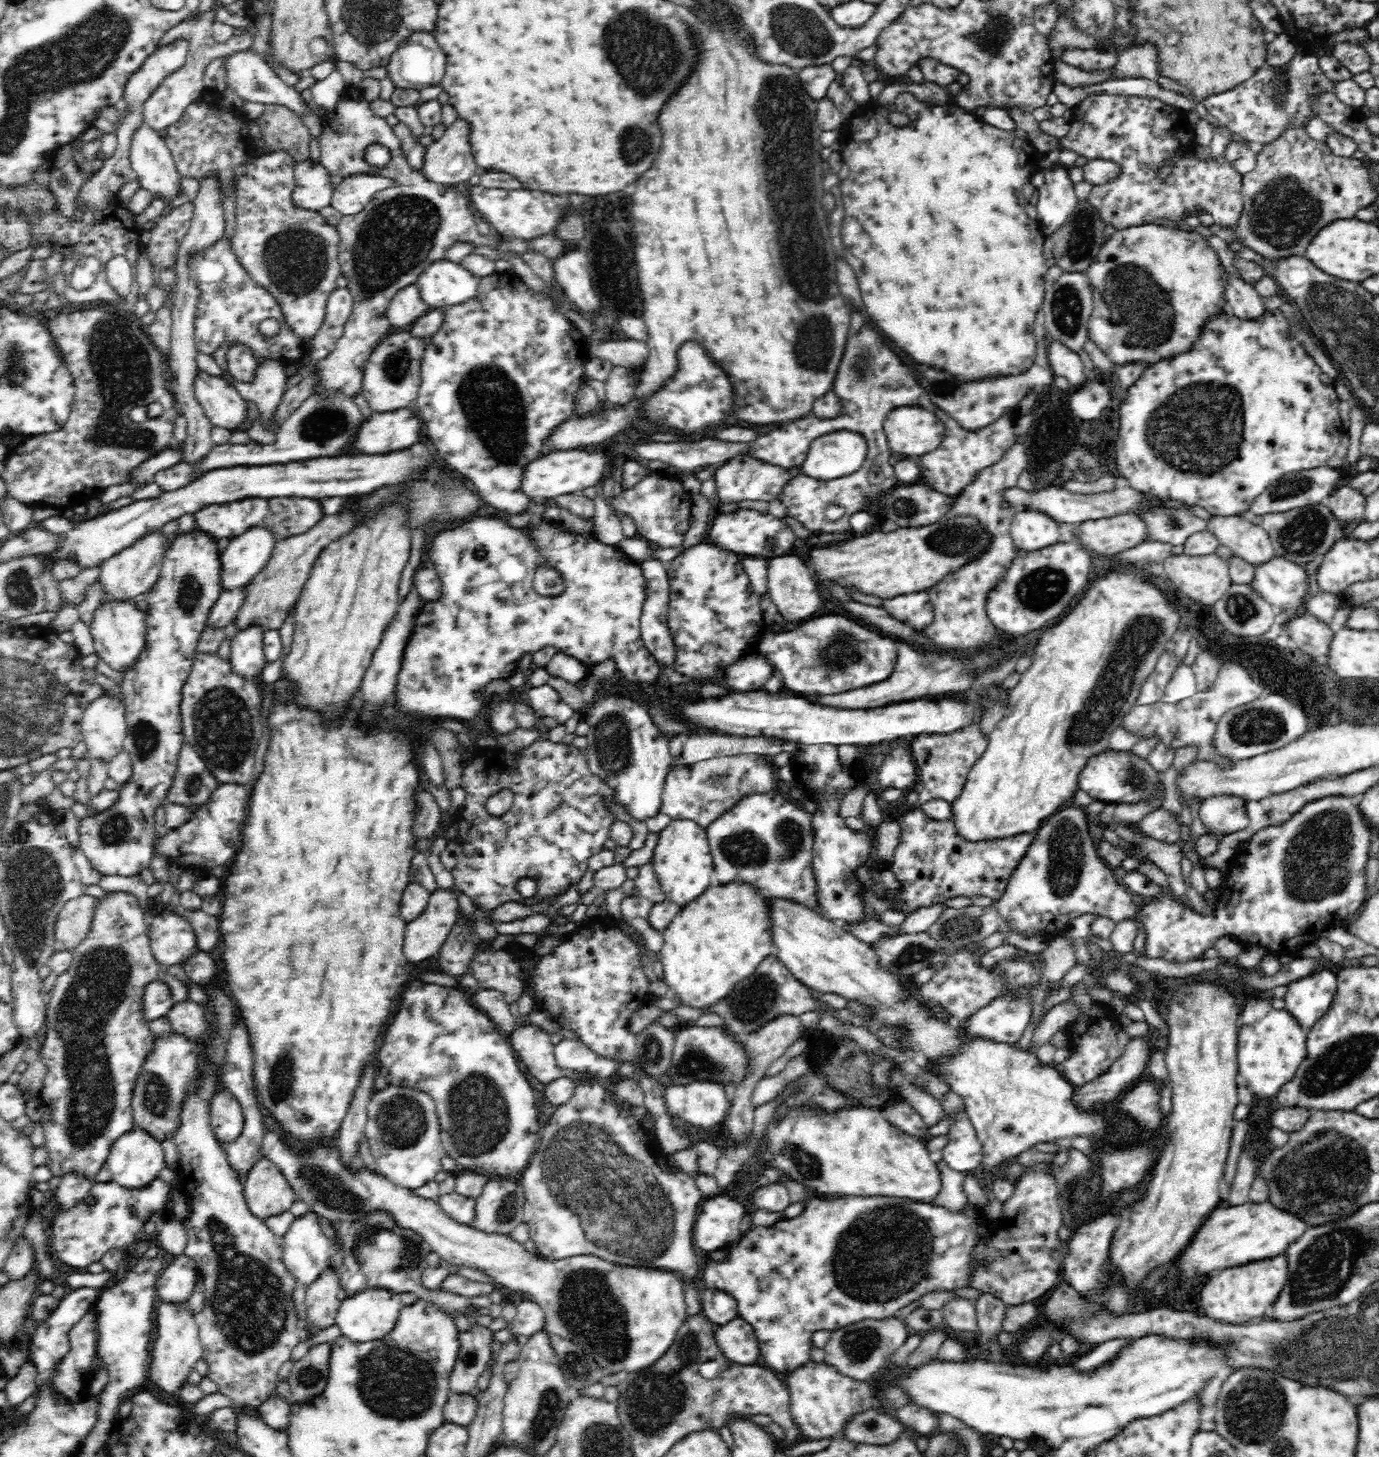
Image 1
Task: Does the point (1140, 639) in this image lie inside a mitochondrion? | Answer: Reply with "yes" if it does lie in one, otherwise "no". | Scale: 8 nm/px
yes

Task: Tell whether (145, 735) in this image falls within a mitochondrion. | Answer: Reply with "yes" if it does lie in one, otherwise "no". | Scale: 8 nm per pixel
yes

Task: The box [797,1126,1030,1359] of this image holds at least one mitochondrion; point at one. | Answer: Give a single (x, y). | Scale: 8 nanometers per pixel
(886, 1251)

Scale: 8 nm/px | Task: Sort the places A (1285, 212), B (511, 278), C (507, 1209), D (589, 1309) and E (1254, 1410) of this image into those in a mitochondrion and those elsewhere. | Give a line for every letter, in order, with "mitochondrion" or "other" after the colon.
A: mitochondrion
B: other
C: mitochondrion
D: mitochondrion
E: mitochondrion

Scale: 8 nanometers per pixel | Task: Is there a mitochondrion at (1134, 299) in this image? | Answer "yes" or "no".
yes

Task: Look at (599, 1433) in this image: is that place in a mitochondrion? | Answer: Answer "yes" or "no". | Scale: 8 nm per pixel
yes

